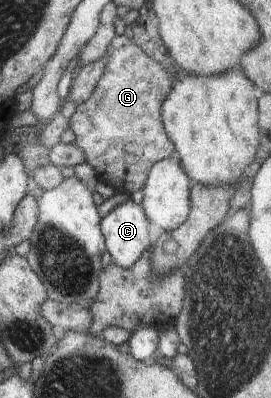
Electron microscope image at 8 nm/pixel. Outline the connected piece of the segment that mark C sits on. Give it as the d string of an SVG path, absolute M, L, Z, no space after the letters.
M129 199L101 218L106 251L119 268L126 270L153 243L154 230L141 204Z

